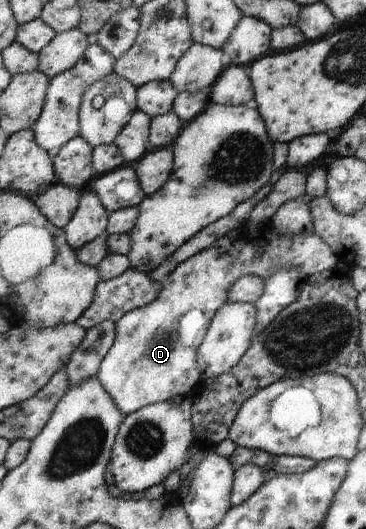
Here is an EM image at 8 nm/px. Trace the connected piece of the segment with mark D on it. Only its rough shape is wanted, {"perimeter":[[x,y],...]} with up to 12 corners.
{"perimeter":[[242,221],[114,324],[96,378],[123,415],[201,381],[183,316],[207,333],[228,289],[335,269],[314,232]]}

